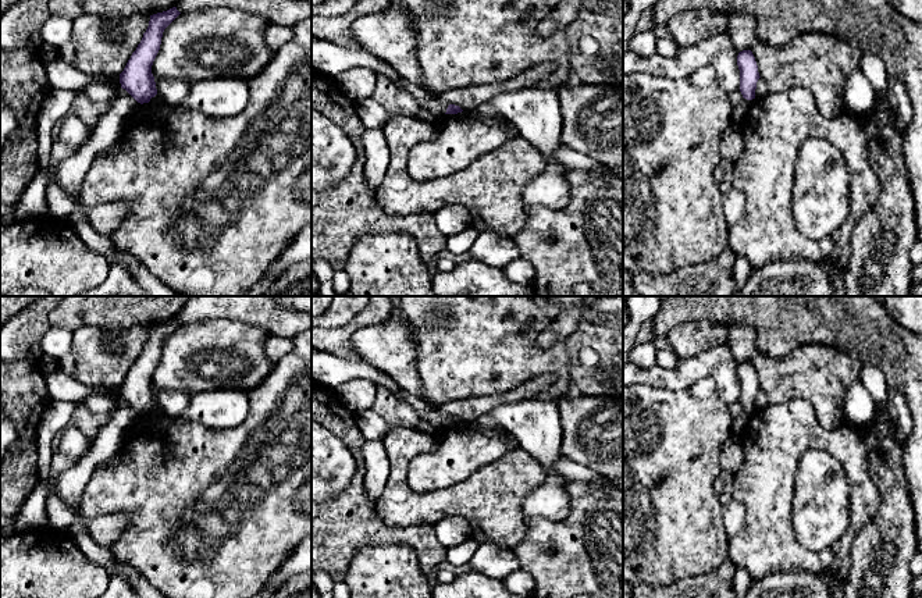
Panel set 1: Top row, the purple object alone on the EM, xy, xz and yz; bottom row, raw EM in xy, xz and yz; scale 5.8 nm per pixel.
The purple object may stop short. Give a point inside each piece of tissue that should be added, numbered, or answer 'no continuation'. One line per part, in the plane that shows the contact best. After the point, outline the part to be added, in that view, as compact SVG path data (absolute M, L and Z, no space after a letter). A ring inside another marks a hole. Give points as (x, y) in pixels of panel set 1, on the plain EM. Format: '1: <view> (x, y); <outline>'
no continuation

